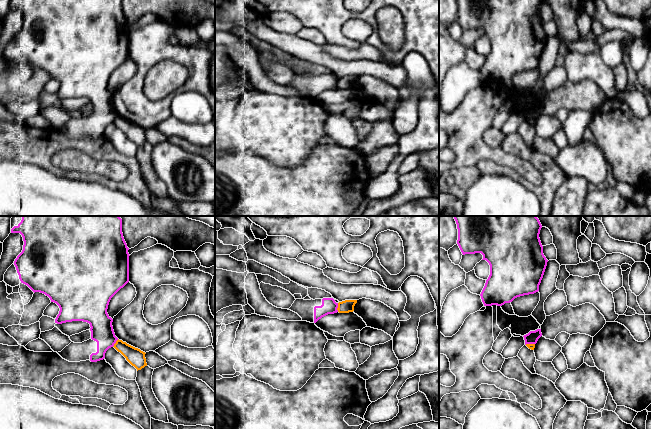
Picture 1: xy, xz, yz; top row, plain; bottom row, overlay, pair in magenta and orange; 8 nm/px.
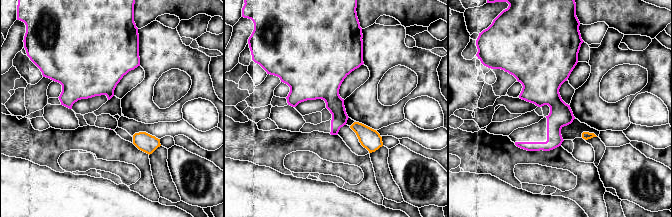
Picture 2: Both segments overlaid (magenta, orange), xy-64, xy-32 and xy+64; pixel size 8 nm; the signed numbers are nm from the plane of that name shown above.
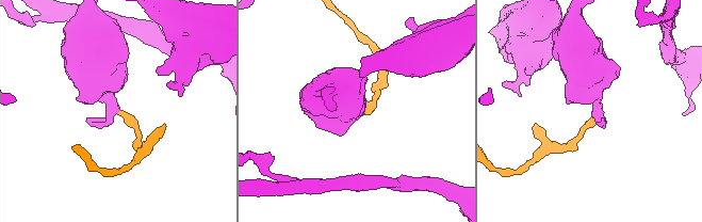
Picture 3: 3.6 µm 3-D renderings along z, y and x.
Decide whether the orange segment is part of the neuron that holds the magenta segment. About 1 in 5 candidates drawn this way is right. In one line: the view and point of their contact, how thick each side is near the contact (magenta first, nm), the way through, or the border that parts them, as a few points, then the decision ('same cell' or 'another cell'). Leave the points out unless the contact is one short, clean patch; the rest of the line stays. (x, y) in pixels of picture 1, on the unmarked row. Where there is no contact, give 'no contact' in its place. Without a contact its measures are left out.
meets magenta in xz at (337, 83); 120 nm thick on the magenta side, 100 nm on the other; border along xz (338, 79), (337, 87); another cell

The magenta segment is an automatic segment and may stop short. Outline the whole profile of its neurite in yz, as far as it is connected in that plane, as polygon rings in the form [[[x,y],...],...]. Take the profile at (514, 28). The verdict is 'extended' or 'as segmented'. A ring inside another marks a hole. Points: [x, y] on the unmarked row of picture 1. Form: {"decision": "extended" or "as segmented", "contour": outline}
{"decision": "as segmented", "contour": [[[457,0],[457,20],[462,30],[481,29],[482,36],[486,36],[490,41],[490,51],[480,70],[484,82],[502,82],[517,73],[539,67],[548,38],[543,30],[543,22],[539,14],[541,4],[541,0]]]}

